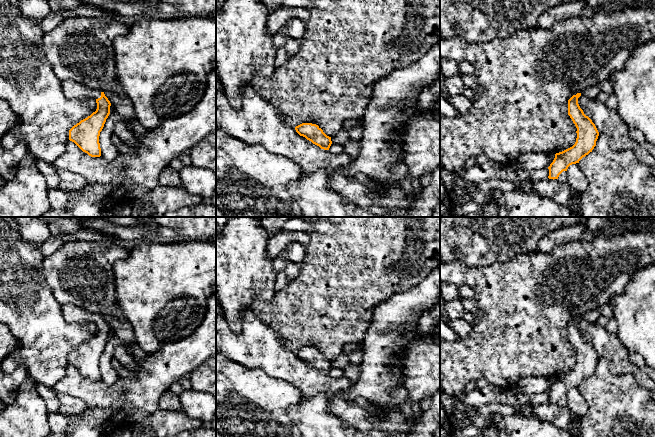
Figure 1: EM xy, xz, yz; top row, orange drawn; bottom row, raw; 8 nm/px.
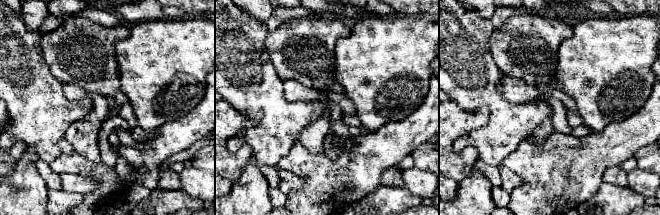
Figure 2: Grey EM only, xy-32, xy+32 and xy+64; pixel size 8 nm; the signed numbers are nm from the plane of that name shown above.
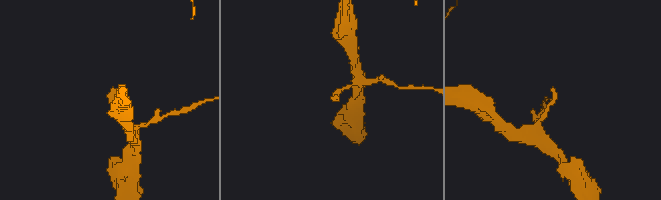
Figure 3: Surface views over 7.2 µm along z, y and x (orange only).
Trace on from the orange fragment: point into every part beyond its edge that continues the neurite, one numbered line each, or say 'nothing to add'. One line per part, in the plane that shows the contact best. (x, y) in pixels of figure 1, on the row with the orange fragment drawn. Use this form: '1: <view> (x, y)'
1: xy (73, 90)

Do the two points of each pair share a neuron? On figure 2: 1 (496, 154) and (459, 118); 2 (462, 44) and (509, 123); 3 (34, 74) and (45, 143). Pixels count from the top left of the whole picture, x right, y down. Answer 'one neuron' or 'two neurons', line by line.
1: two neurons
2: one neuron
3: one neuron

